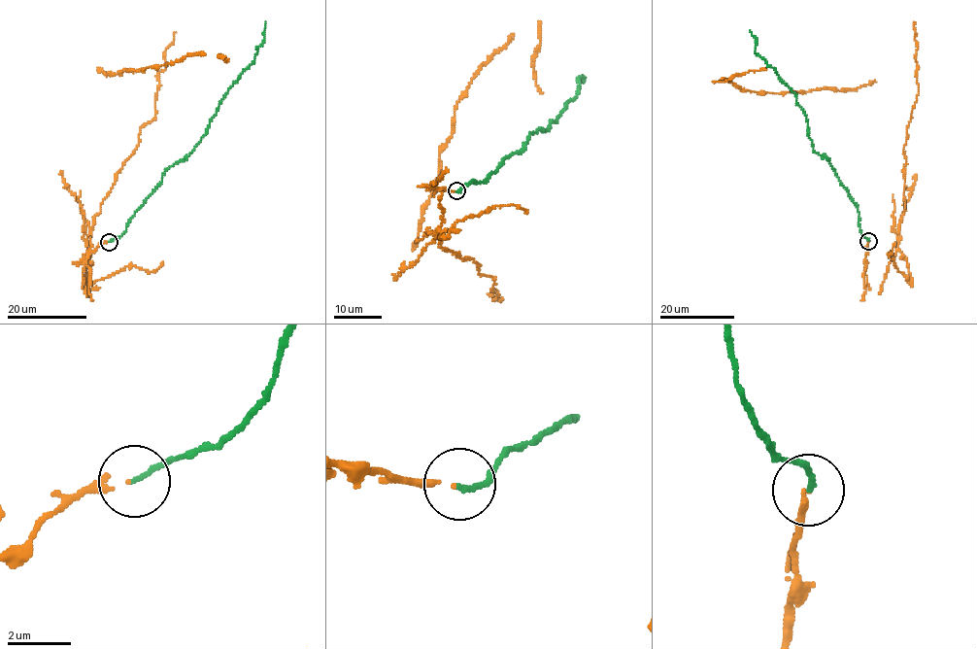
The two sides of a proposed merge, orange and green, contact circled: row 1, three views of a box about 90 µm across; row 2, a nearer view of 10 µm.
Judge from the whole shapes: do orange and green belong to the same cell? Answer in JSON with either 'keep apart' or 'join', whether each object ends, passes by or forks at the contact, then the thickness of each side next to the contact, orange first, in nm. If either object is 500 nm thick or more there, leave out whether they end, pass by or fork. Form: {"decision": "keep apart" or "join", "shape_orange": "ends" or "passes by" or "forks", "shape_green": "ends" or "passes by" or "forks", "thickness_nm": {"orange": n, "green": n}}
{"decision": "keep apart", "shape_orange": "ends", "shape_green": "ends", "thickness_nm": {"orange": 110, "green": 160}}

